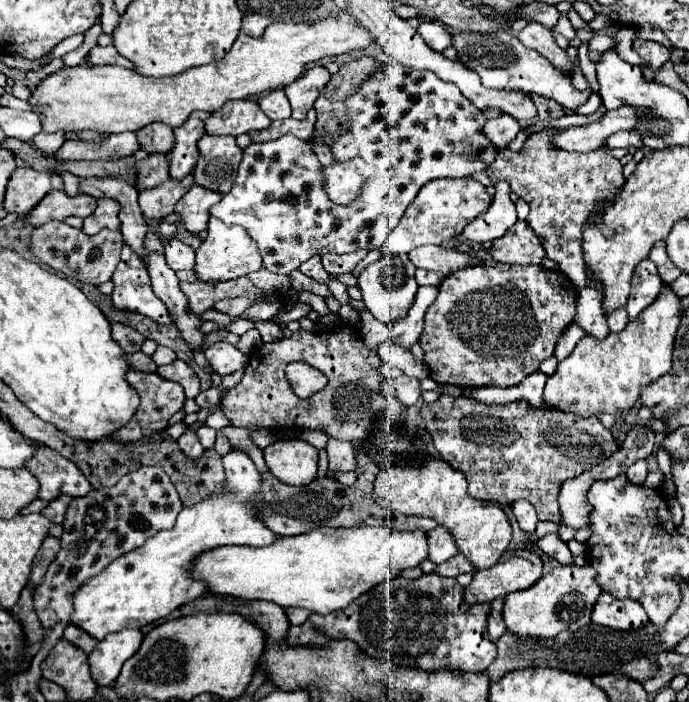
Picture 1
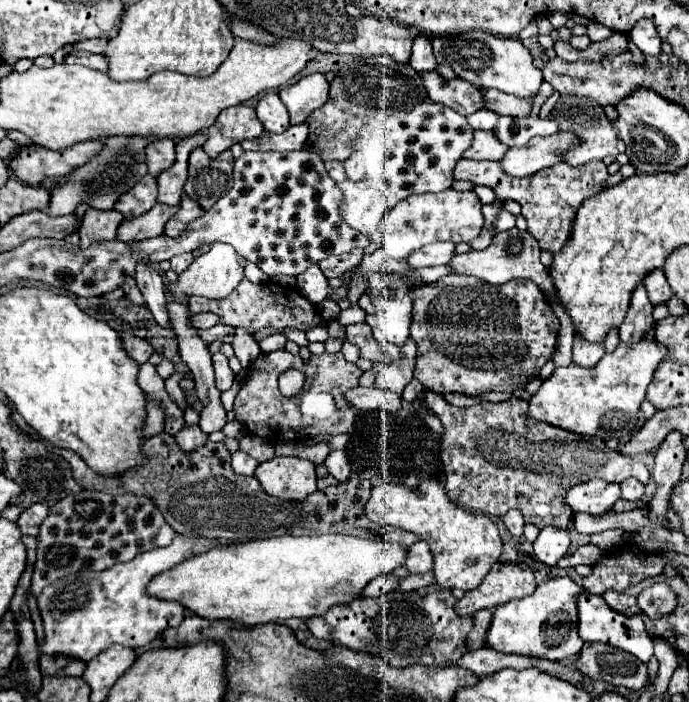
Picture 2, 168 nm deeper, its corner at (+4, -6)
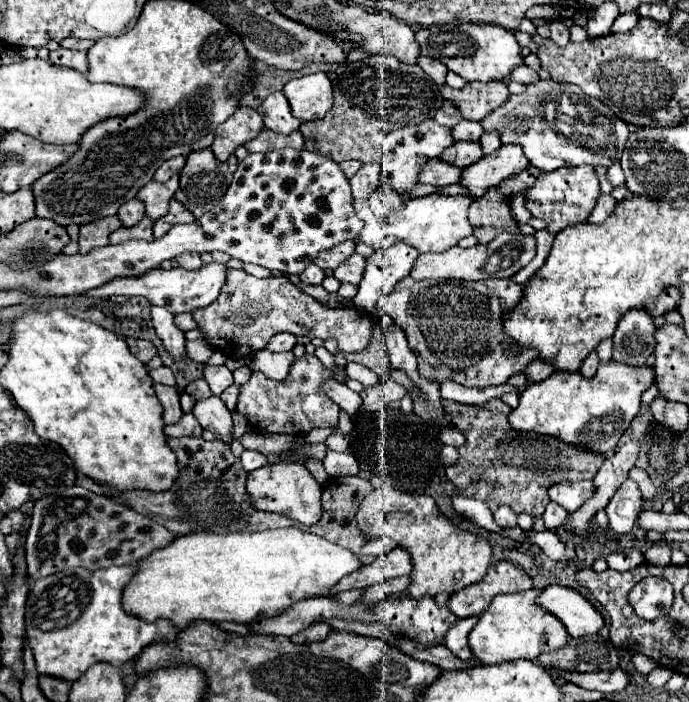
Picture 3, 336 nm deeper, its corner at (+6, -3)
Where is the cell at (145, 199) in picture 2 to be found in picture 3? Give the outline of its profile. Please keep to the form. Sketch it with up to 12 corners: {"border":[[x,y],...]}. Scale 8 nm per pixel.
{"border":[[136,199],[120,207],[122,227],[132,227],[144,217],[144,203]]}

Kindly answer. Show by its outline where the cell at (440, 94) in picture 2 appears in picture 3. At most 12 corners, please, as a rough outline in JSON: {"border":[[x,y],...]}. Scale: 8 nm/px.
{"border":[[444,101],[434,117],[440,125],[460,123],[458,109]]}

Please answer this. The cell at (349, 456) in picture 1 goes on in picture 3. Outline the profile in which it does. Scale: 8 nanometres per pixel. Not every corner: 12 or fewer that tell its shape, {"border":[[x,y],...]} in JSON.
{"border":[[328,451],[324,467],[330,477],[358,475],[352,453]]}

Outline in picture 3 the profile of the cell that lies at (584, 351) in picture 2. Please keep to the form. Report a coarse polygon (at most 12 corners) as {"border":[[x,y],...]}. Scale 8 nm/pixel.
{"border":[[592,353],[584,359],[580,373],[594,377],[600,359]]}

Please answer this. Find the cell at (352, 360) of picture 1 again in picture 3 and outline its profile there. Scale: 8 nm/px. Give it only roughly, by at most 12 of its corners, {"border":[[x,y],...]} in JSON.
{"border":[[316,355],[284,381],[252,373],[238,413],[266,433],[336,427],[340,407],[320,391],[332,369]]}

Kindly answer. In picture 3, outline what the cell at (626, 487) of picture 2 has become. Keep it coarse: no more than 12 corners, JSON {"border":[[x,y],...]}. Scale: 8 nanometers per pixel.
{"border":[[626,479],[606,505],[610,527],[630,533],[642,507],[640,489]]}

